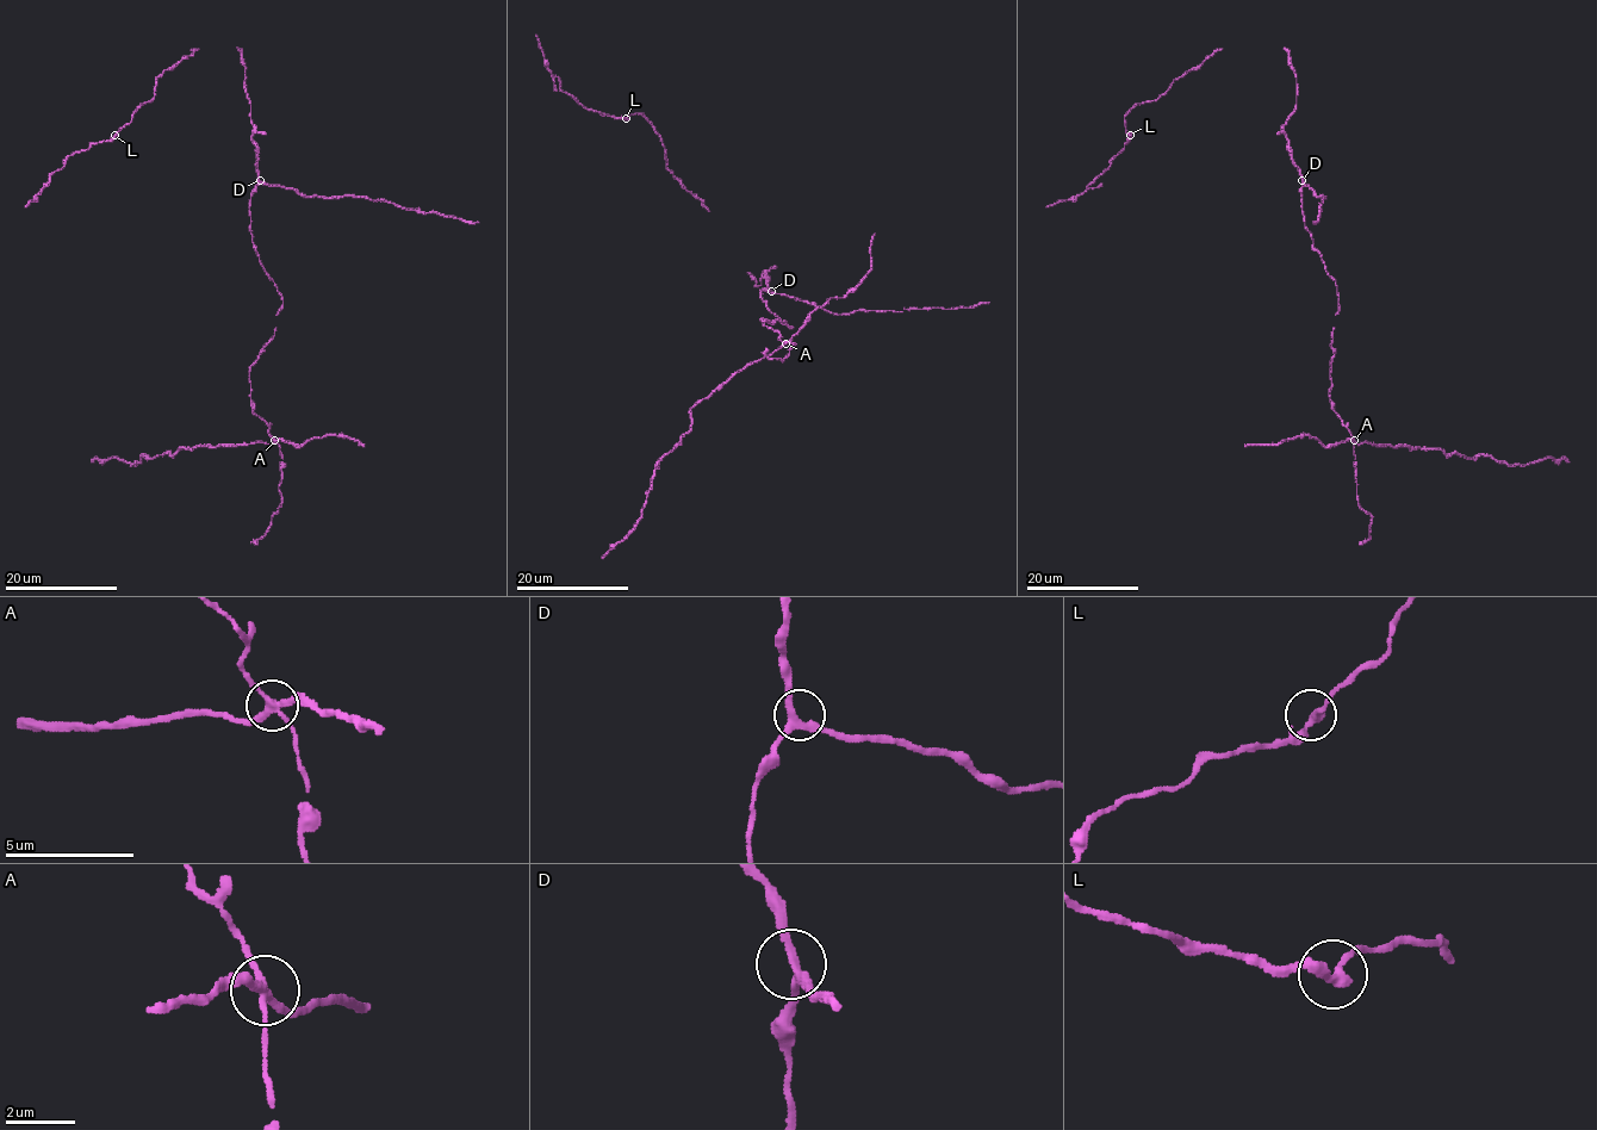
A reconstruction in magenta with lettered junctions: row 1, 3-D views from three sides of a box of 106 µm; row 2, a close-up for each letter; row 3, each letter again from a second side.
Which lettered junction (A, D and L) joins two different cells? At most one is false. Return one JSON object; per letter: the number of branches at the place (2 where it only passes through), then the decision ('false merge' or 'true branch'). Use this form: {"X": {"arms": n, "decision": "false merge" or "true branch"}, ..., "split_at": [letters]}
{"A": {"arms": 4, "decision": "false merge"}, "D": {"arms": 3, "decision": "true branch"}, "L": {"arms": 2, "decision": "true branch"}, "split_at": ["A"]}

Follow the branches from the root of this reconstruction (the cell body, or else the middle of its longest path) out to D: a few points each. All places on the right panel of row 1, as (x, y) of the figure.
D: (1303, 212), (1302, 180)

